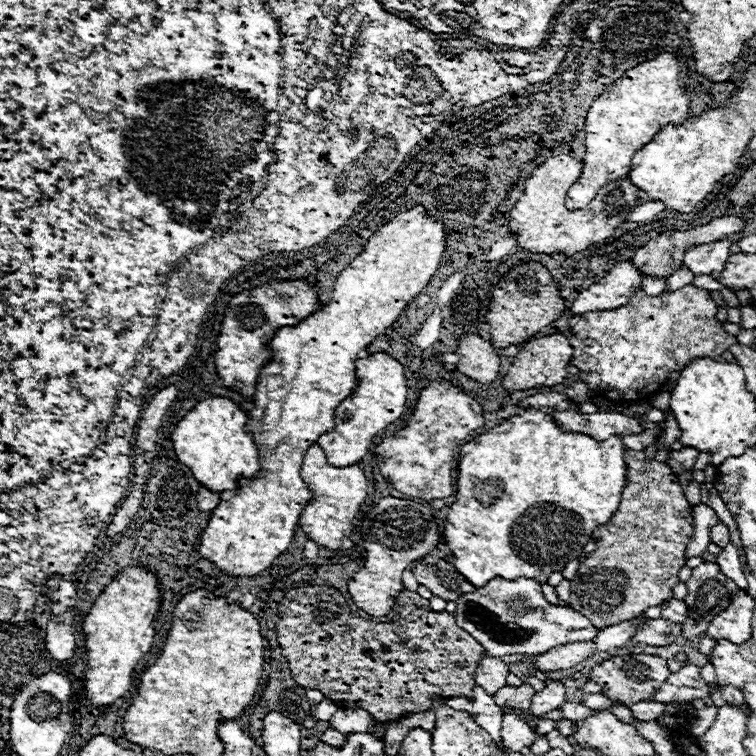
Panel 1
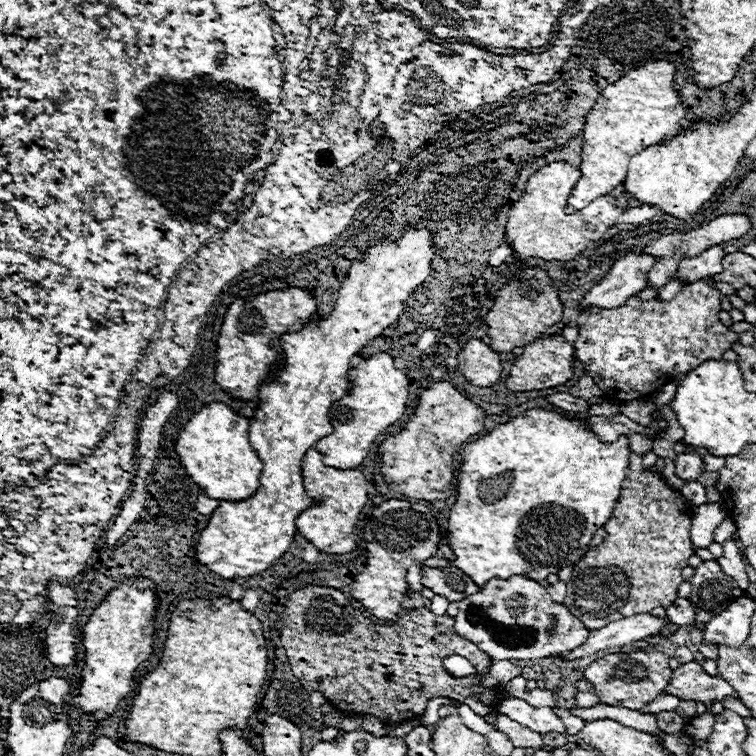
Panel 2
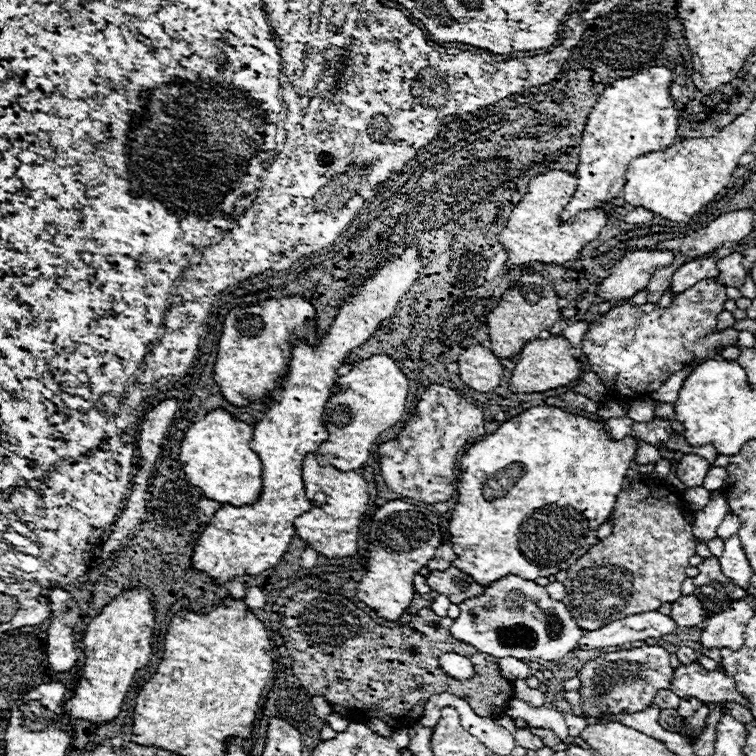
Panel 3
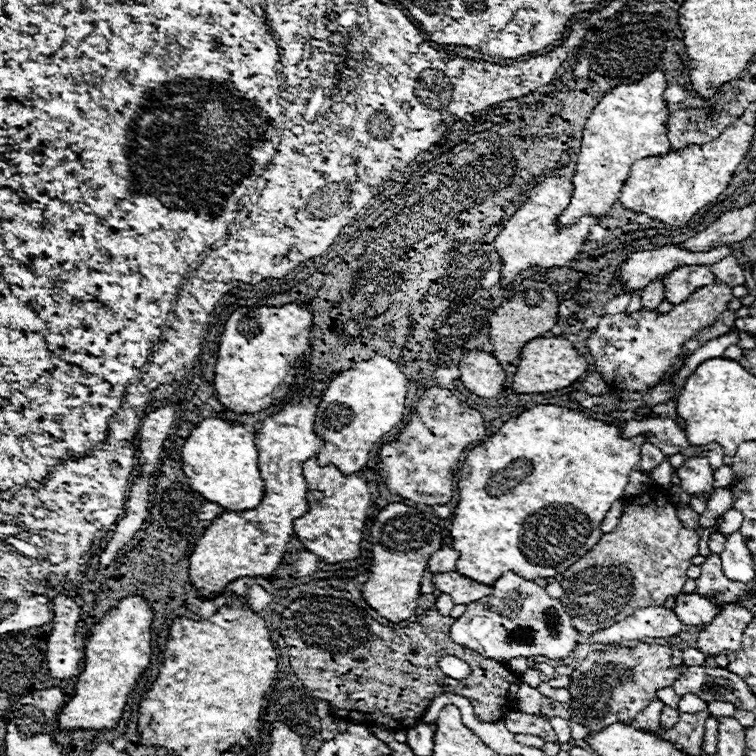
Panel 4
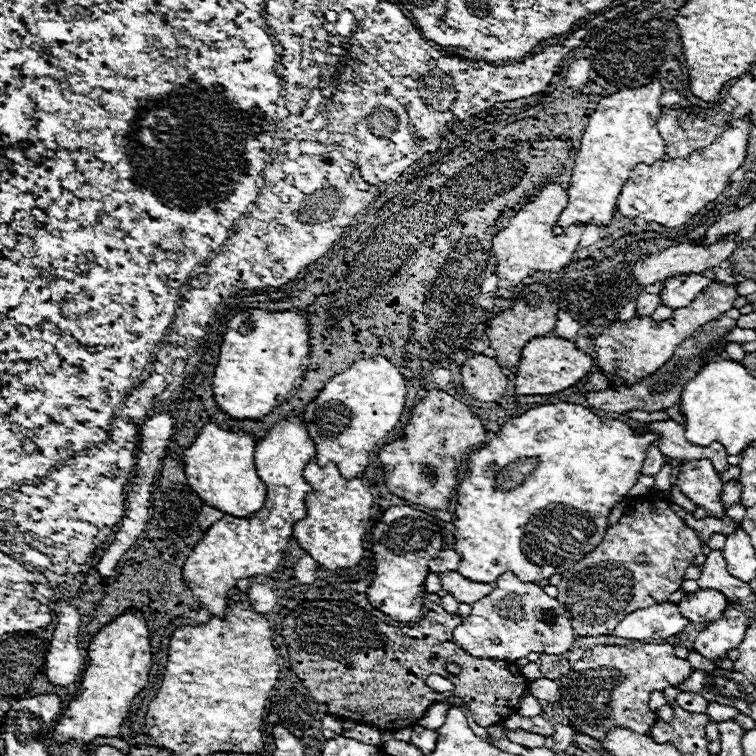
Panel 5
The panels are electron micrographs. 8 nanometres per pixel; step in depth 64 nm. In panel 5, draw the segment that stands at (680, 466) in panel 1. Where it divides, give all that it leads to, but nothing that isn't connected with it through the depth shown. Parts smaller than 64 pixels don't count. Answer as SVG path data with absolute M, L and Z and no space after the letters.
M690 460L678 470L676 484L680 492L690 498L696 506L704 508L708 516L726 516L726 508L720 502L724 482L714 470L710 460Z

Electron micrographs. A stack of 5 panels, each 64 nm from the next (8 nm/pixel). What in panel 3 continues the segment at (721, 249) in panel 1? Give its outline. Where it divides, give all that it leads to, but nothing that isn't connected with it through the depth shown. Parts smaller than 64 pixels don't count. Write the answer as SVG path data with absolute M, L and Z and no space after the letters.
M700 258L700 260L686 262L672 274L670 292L678 296L680 292L684 292L686 288L692 288L700 280L712 280L716 276L718 276L718 268L716 268L716 260L712 258Z

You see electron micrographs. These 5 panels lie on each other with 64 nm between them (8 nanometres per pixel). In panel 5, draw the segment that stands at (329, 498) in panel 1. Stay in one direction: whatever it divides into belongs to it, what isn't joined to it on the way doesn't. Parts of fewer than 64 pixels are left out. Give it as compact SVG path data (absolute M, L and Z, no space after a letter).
M314 460L306 464L304 480L312 486L312 492L306 494L306 518L294 526L294 538L322 568L338 570L358 566L366 554L364 536L372 522L374 498L360 478L346 480L334 464L318 466Z

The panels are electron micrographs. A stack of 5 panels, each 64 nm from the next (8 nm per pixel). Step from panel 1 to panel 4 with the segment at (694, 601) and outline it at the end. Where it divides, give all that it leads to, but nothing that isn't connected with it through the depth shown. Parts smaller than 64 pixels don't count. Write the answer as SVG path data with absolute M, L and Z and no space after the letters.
M718 554L706 556L706 562L700 564L702 574L696 578L698 594L722 604L736 604L750 598L750 590L746 584L740 584L736 580L730 580L722 572L722 560Z

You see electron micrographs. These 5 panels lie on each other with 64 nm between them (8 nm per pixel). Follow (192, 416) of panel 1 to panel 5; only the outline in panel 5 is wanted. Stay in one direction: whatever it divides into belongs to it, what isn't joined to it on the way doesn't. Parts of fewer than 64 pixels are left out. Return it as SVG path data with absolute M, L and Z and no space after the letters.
M206 424L200 430L196 442L184 450L186 478L190 488L212 508L236 516L248 518L258 512L266 500L266 486L256 474L254 466L256 442L244 432L222 430L216 424Z

